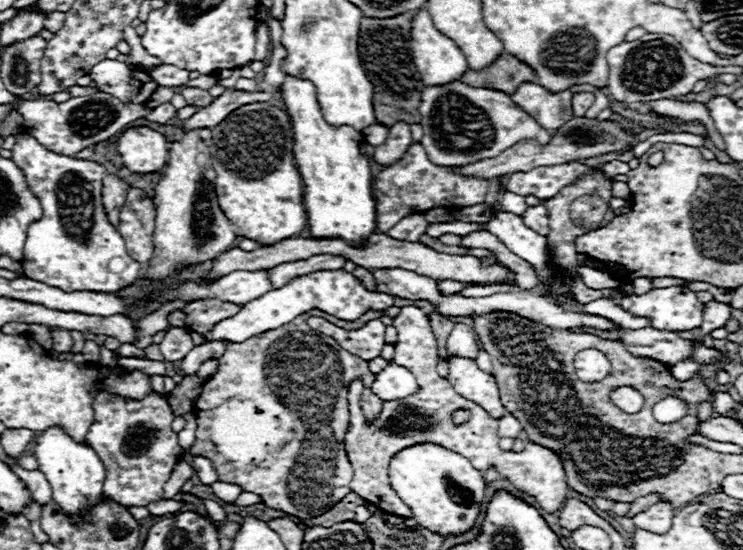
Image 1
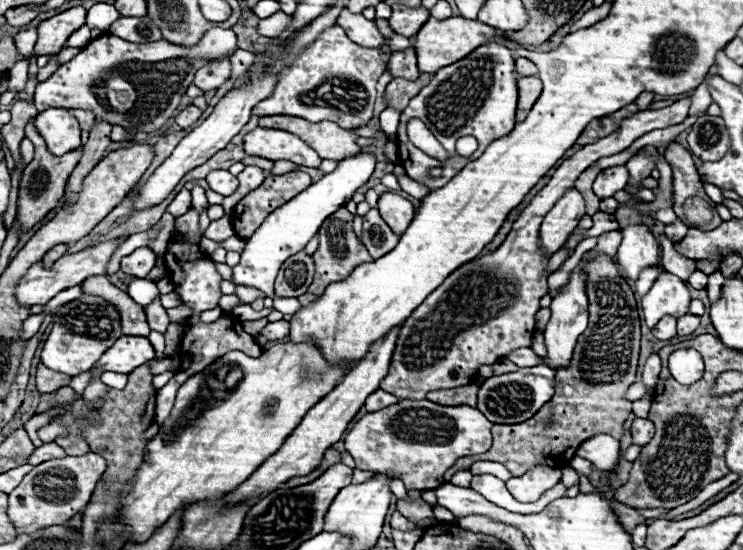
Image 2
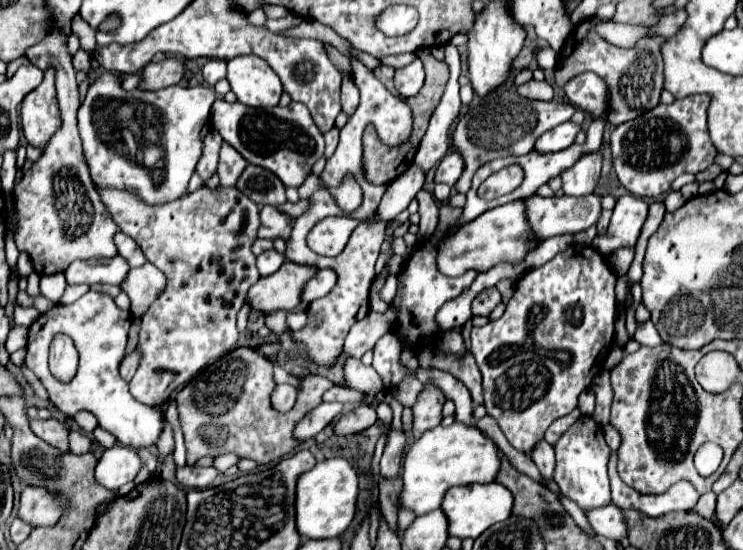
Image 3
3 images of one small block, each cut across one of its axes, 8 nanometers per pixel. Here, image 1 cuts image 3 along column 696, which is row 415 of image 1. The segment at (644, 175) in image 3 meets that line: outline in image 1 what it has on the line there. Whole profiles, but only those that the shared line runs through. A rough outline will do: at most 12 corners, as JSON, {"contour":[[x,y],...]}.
{"contour":[[156,392],[96,396],[86,444],[104,496],[162,500],[182,458],[174,414]]}

